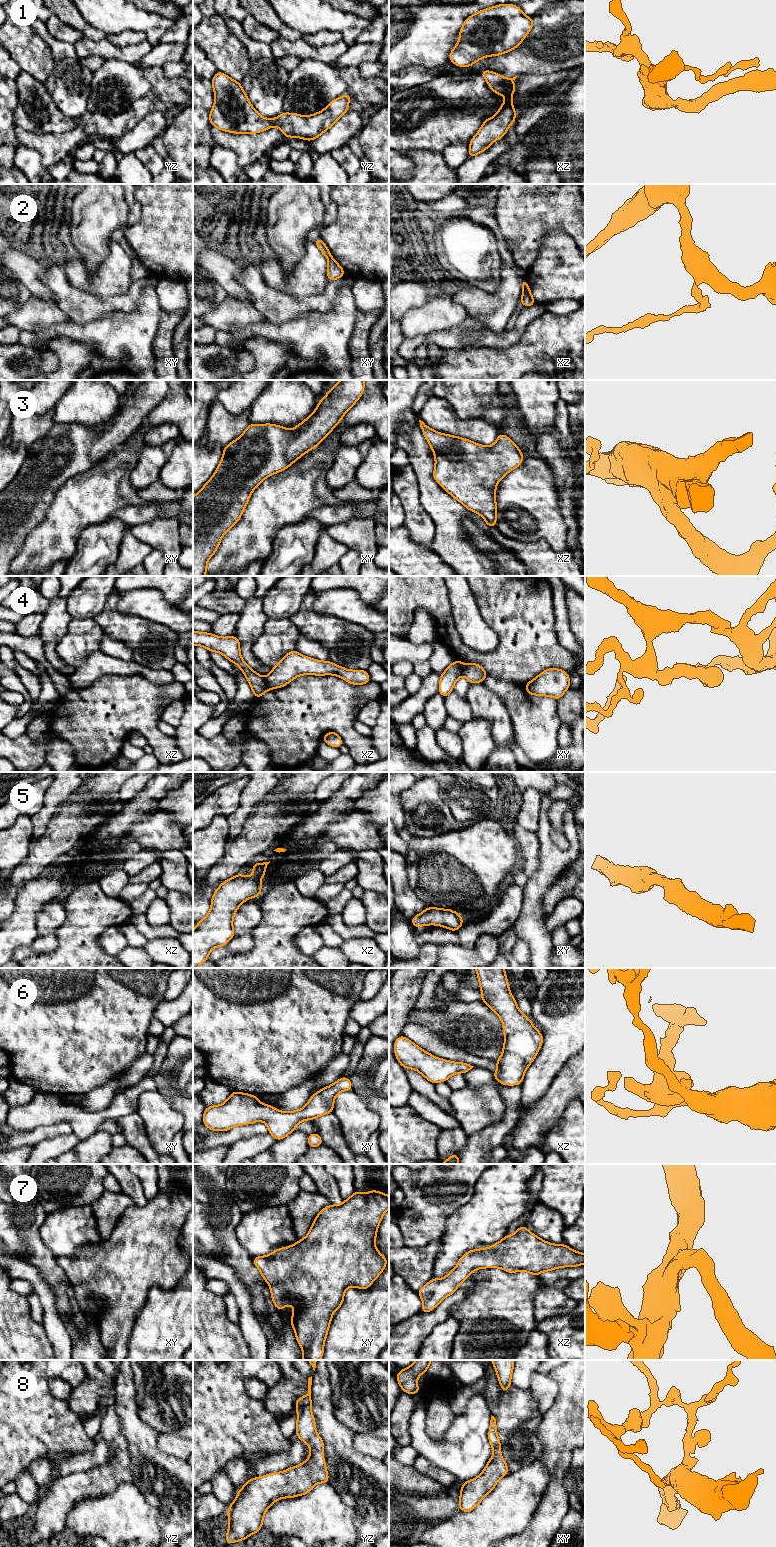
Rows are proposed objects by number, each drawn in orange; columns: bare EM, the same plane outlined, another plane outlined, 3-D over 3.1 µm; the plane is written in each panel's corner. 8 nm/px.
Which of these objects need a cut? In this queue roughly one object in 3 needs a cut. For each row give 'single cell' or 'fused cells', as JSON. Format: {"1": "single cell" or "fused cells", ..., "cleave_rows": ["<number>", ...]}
{"1": "single cell", "2": "fused cells", "3": "single cell", "4": "fused cells", "5": "single cell", "6": "single cell", "7": "single cell", "8": "single cell", "cleave_rows": ["2", "4"]}

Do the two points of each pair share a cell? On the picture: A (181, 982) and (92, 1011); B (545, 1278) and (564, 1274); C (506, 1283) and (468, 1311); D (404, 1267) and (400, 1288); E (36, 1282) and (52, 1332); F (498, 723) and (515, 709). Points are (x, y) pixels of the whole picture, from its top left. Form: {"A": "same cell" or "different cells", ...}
{"A": "different cells", "B": "same cell", "C": "same cell", "D": "different cells", "E": "same cell", "F": "different cells"}

